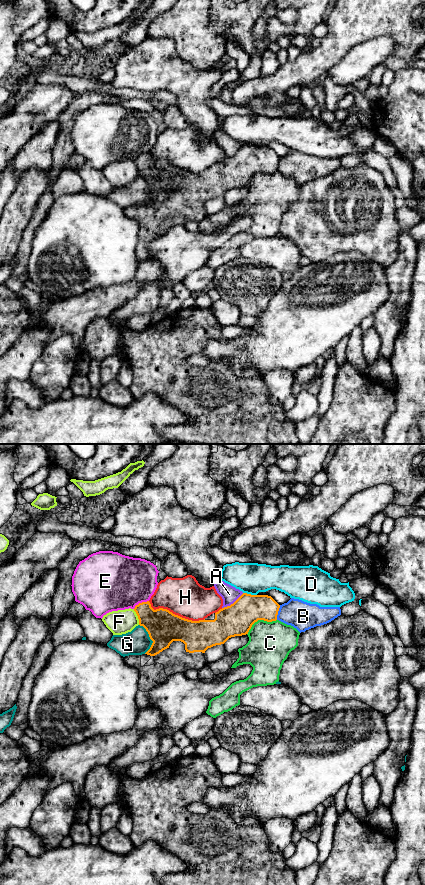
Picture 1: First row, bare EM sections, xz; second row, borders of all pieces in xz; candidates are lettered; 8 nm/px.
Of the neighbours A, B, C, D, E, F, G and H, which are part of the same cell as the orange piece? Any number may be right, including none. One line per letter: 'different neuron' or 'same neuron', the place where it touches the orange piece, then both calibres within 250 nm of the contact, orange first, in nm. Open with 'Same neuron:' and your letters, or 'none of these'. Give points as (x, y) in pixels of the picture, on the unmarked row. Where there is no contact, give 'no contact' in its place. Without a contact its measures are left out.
Same neuron: none of these
A: different neuron; meets orange in xz at (233, 155); 260 nm thick on the orange side, 140 nm on the other
B: different neuron; meets orange in xz at (277, 164); 240 nm thick on the orange side, 220 nm on the other
C: different neuron; meets orange in xz at (259, 171); 260 nm thick on the orange side, 340 nm on the other
D: different neuron; meets orange in xz at (250, 146); 260 nm thick on the orange side, 260 nm on the other
E: different neuron; meets orange in xz at (140, 155); 260 nm thick on the orange side, 440 nm on the other
F: different neuron; meets orange in xz at (138, 169); 260 nm thick on the orange side, 190 nm on the other
G: different neuron; meets orange in xz at (150, 190); 260 nm thick on the orange side, 200 nm on the other
H: different neuron; meets orange in xz at (174, 166); 260 nm thick on the orange side, 320 nm on the other

